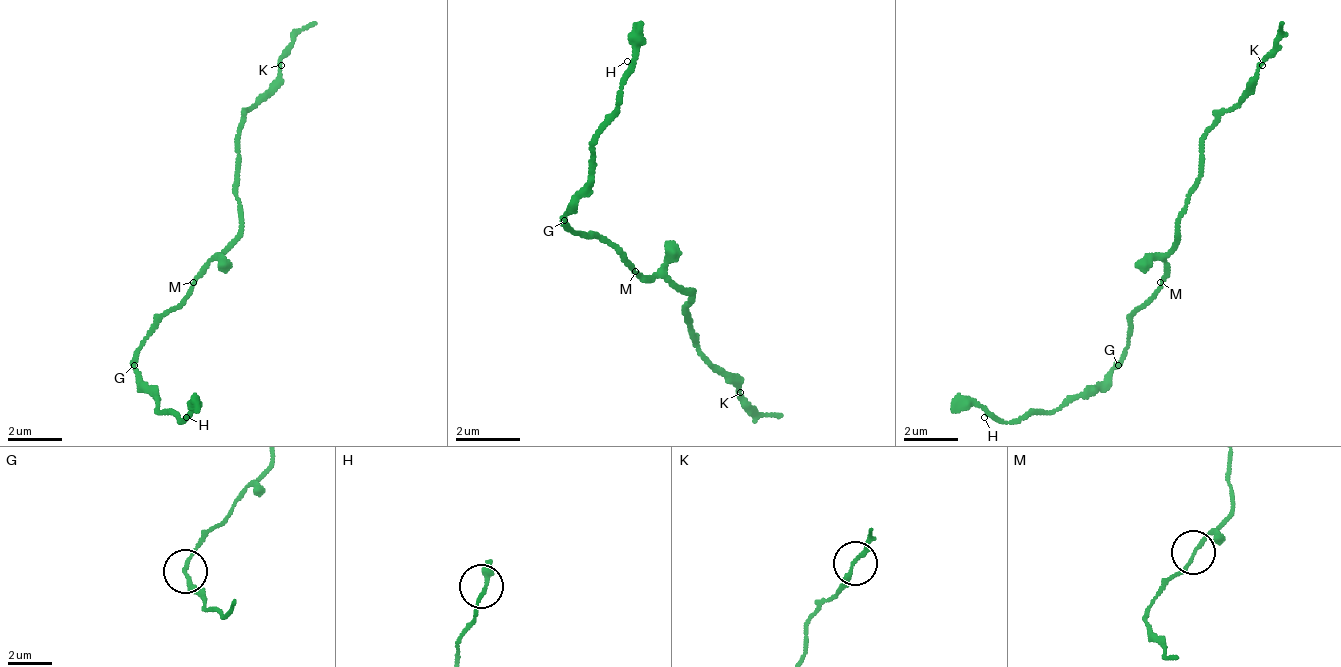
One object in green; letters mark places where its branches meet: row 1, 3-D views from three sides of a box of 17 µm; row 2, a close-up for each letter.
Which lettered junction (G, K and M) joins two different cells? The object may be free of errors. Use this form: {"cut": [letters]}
{"cut": []}

